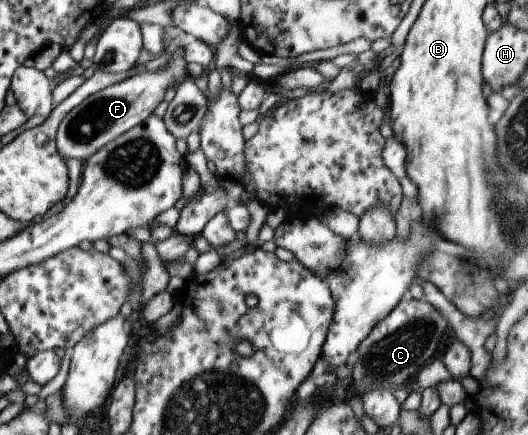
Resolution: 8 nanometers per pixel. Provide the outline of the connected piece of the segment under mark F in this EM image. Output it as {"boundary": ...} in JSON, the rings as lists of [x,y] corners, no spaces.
{"boundary":[[[183,47],[177,48],[175,54],[169,58],[167,66],[163,66],[161,70],[134,74],[123,82],[113,84],[85,98],[59,124],[55,146],[61,158],[65,160],[74,158],[84,163],[105,144],[109,144],[150,118],[159,104],[164,101],[165,90],[171,86],[177,87],[177,84],[189,77],[187,66],[183,58]]]}

